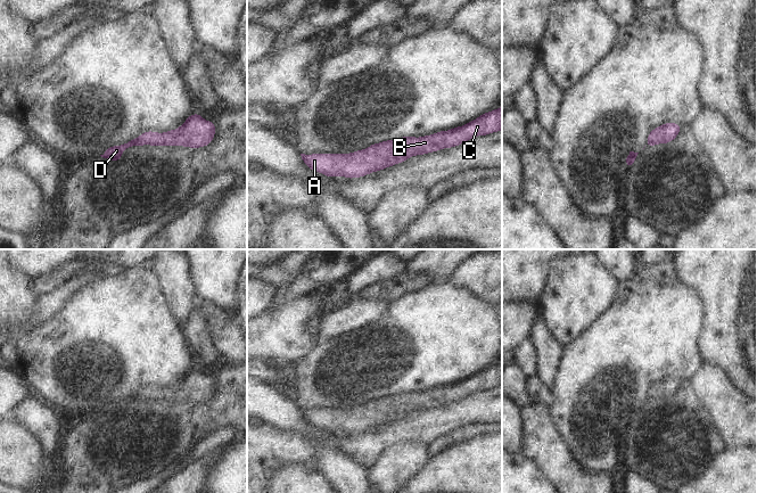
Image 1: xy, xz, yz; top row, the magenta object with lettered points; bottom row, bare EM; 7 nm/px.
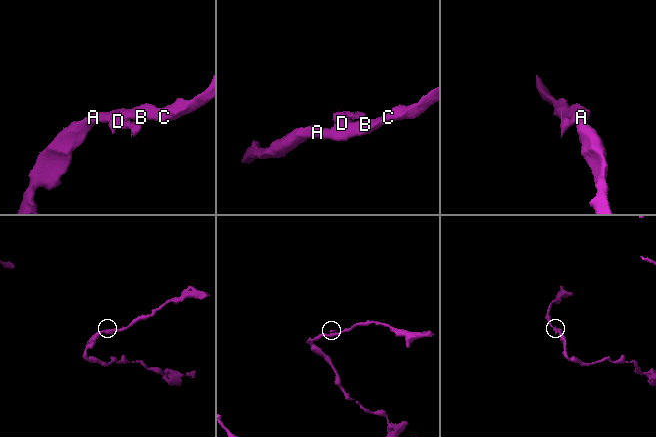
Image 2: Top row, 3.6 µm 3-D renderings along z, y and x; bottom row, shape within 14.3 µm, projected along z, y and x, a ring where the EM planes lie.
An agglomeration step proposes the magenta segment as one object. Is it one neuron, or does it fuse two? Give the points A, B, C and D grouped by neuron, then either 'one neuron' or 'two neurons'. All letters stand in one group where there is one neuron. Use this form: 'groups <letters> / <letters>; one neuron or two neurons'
groups A B C / D; two neurons

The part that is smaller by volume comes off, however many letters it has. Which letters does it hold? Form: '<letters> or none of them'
D

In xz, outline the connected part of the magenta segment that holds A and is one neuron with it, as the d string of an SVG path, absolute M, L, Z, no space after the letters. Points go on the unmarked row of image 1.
M501 361L468 379L449 386L439 386L420 393L398 393L351 409L301 409L301 411L305 420L314 427L329 433L343 430L353 434L402 418L413 409L423 410L456 402L477 391L487 391L496 386L502 386Z

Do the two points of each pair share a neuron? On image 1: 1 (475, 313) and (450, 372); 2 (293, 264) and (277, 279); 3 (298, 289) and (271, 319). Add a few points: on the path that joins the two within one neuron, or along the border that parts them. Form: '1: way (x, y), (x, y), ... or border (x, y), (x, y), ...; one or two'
1: way (460, 328), (450, 338), (450, 358); one
2: way (289, 268), (280, 276); one
3: border (309, 293), (287, 303), (271, 305); two

